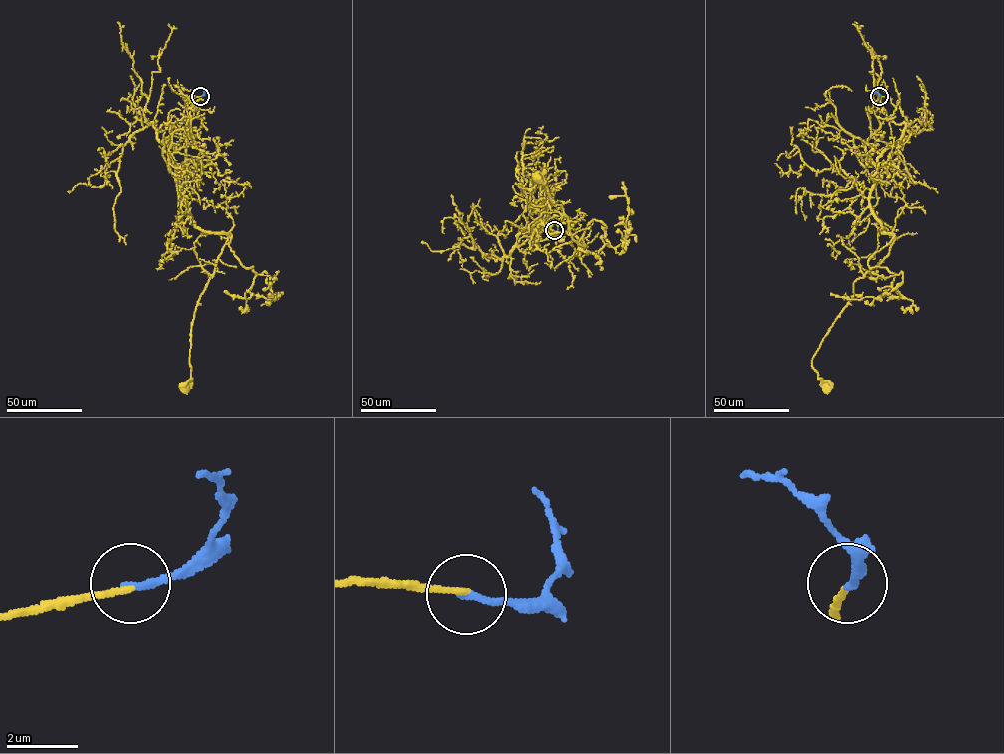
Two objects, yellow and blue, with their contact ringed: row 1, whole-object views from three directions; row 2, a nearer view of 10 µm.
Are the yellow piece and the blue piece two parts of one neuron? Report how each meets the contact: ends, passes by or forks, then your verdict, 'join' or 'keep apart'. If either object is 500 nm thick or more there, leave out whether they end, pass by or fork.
yellow ends there; blue ends there; join

